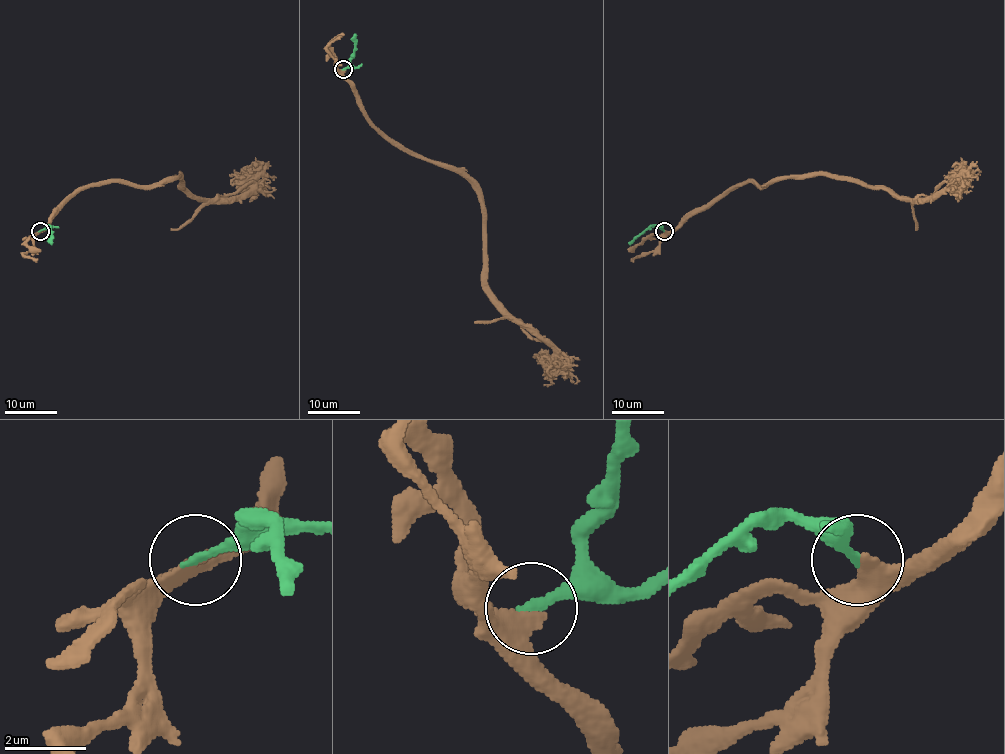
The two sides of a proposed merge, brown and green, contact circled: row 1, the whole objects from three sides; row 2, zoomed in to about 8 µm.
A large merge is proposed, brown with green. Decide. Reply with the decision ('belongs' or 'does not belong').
belongs

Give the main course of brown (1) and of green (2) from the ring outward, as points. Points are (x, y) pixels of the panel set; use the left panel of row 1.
1: (39, 231), (85, 187), (157, 186), (179, 175), (198, 197), (240, 198), (249, 189), (247, 170), (240, 175)
2: (39, 231), (46, 226), (51, 232), (52, 243)

